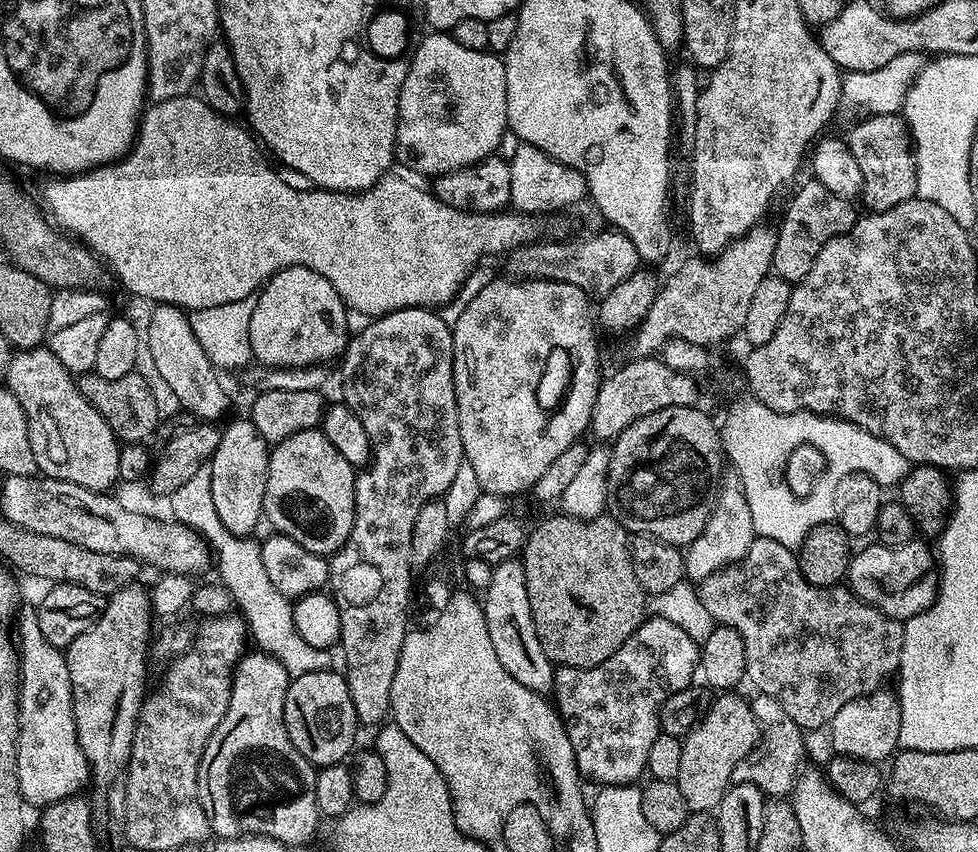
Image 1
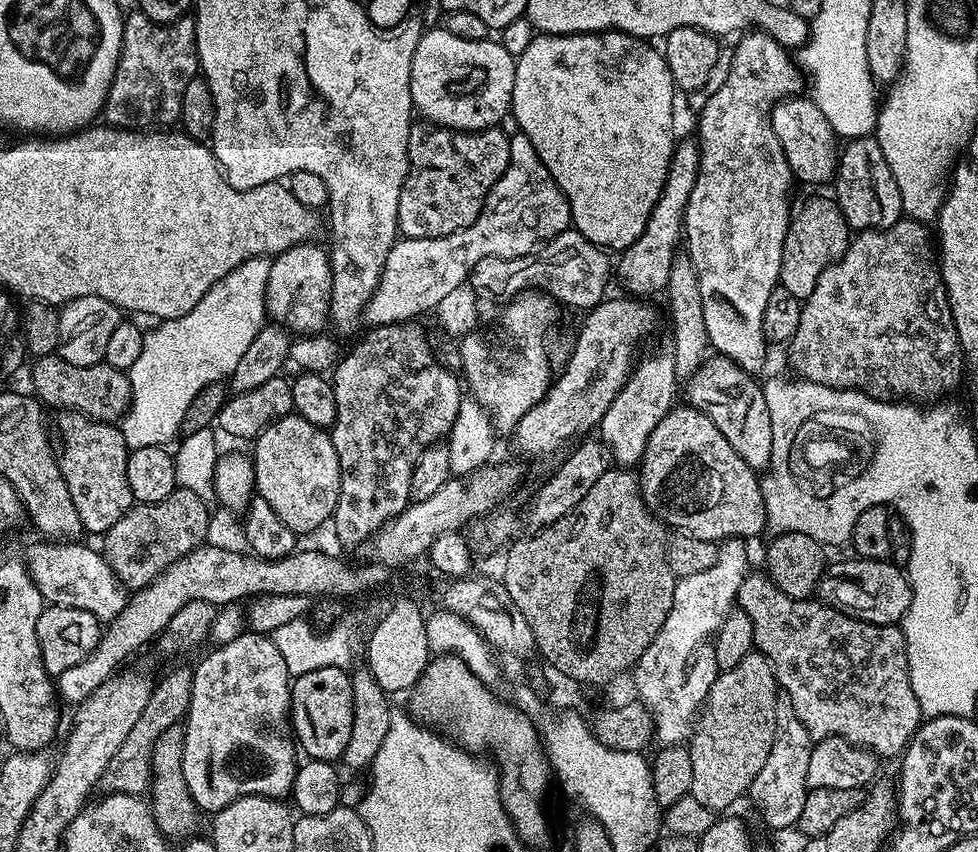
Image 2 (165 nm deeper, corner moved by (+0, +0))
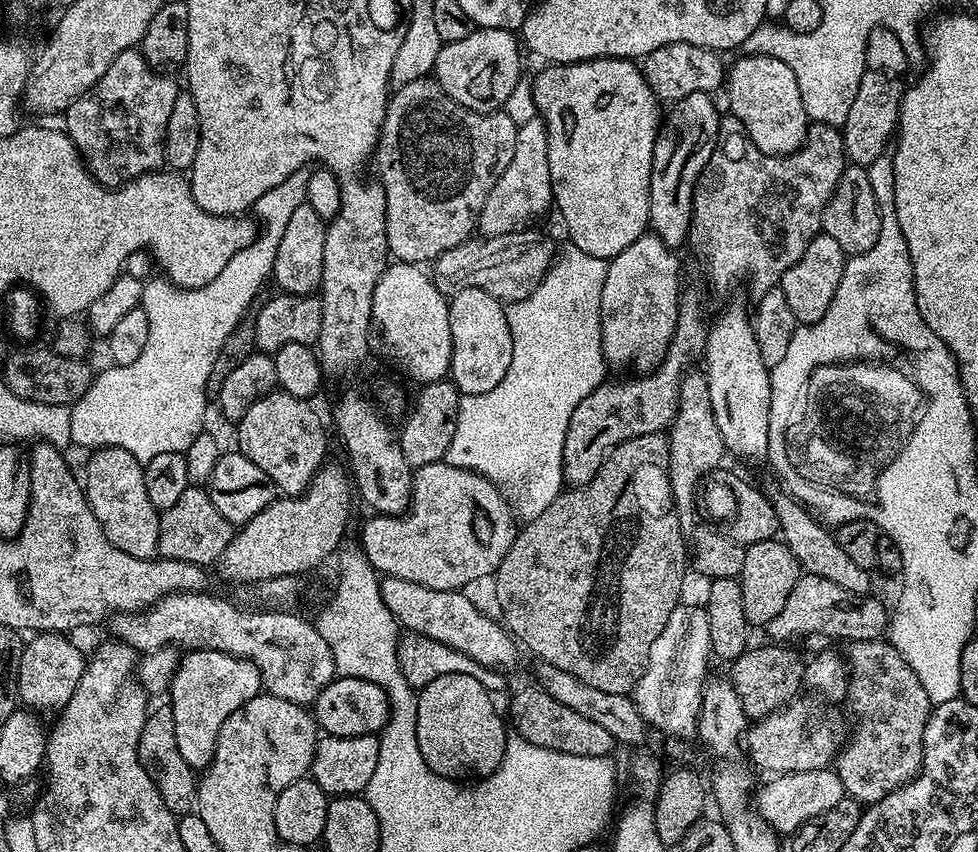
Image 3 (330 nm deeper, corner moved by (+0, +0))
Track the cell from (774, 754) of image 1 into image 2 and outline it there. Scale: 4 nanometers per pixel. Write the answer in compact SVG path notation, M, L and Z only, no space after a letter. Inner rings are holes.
M783 690L776 694L776 737L774 746L770 746L770 758L766 766L758 770L750 789L750 797L760 807L760 814L772 828L793 828L799 825L802 818L802 806L810 791L806 770L810 770L810 754L814 747L812 735L798 718L790 702L790 694Z

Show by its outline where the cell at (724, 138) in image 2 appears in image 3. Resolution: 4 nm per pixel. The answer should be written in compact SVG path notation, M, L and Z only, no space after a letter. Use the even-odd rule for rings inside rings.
M736 306L711 321L708 341L704 347L710 406L718 422L718 430L729 453L746 460L764 460L768 455L768 431L770 430L770 398L772 374L762 362L758 351L758 338L754 338L750 312Z

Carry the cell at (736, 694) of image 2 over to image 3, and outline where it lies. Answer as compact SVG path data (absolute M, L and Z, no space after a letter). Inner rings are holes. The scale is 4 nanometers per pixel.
M767 642L761 648L749 647L738 659L731 661L732 676L730 683L732 689L738 694L742 702L745 717L753 721L763 720L765 716L772 715L797 695L800 683L805 683L804 665L805 657L800 657L792 646L781 646L776 642Z

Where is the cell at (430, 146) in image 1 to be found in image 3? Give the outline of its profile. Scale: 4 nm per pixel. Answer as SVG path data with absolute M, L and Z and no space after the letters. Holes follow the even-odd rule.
M476 28L459 42L441 43L434 79L454 102L475 112L494 112L503 109L510 90L522 79L520 52L521 45L509 29Z

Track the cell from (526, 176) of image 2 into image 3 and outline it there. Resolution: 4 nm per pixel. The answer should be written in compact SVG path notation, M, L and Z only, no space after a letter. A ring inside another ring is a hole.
M537 114L530 118L530 122L522 122L516 129L514 155L510 157L510 166L502 170L502 178L498 178L494 190L490 190L490 198L486 198L486 206L480 215L479 231L484 231L483 235L488 238L504 238L500 236L534 223L553 204L550 142L544 118Z

